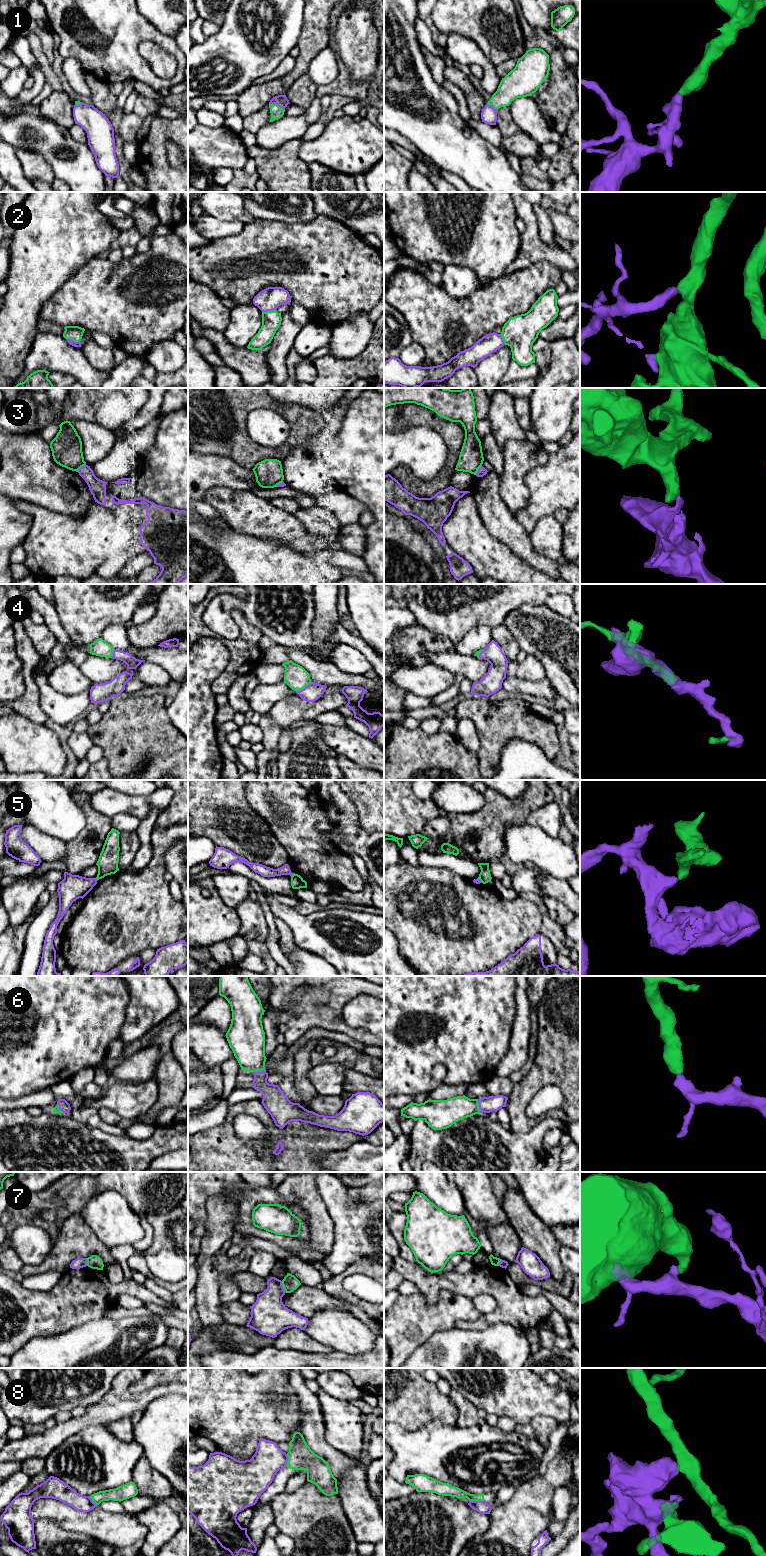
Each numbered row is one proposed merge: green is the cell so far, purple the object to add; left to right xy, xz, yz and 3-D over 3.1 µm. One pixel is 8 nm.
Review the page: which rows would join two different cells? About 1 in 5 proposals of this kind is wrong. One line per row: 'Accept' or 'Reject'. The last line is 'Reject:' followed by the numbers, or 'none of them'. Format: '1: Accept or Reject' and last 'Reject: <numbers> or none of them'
1: Accept
2: Accept
3: Reject
4: Accept
5: Reject
6: Accept
7: Reject
8: Reject
Reject: 3, 5, 7, 8

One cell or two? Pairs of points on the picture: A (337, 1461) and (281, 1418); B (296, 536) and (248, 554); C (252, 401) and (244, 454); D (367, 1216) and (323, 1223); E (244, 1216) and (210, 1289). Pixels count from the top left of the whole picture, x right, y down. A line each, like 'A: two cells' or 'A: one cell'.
A: two cells
B: two cells
C: one cell
D: two cells
E: two cells

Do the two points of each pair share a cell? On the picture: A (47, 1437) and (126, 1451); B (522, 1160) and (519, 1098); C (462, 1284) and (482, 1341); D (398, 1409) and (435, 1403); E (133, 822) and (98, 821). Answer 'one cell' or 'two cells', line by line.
A: two cells
B: two cells
C: two cells
D: one cell
E: two cells

